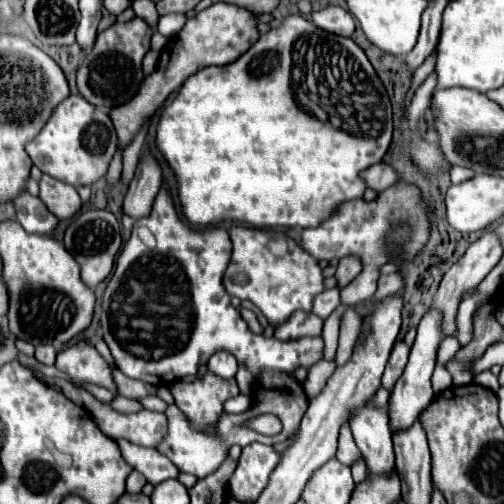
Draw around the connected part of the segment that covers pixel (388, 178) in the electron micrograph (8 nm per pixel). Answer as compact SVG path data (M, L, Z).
M380 162L380 164L374 164L372 168L368 168L366 172L362 172L362 178L366 180L368 188L374 188L376 192L382 192L382 190L396 184L398 172L390 164Z

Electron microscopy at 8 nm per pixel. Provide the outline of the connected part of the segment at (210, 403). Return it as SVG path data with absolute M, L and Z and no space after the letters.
M206 372L204 376L184 382L178 380L170 384L170 394L174 396L176 406L190 418L196 428L206 428L218 420L222 414L222 404L238 396L238 384L234 378L224 380L214 372Z

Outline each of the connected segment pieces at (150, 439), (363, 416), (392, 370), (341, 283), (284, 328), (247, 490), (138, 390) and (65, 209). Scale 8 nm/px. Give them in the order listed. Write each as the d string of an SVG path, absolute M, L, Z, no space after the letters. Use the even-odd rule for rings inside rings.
M68 384L66 396L78 406L84 406L94 418L98 428L112 440L126 438L140 446L156 448L166 438L166 416L152 410L142 410L138 414L120 414L110 408L110 404L96 400L86 390Z
M360 408L358 412L354 412L350 428L368 470L376 476L390 476L396 470L396 464L386 408Z
M396 342L394 344L390 360L386 364L386 372L382 376L382 386L386 390L392 390L394 384L396 384L396 380L402 376L404 368L406 368L406 362L408 362L408 352L410 352L410 348L404 342Z
M342 258L338 268L336 268L336 282L338 282L338 288L344 288L350 280L354 280L358 276L358 272L362 270L362 264L358 258Z
M294 312L288 320L274 326L274 336L278 340L296 340L296 338L304 338L304 336L320 336L322 324L324 324L324 320L320 320L312 312Z
M254 442L242 448L242 456L230 478L232 496L240 502L244 500L254 502L258 494L266 488L268 476L276 468L278 460L280 460L280 454L274 452L272 446Z
M114 370L114 378L116 378L116 384L118 384L120 396L126 396L126 398L132 398L132 400L140 400L144 396L154 396L158 392L158 386L152 386L144 380L128 378L126 374L122 374L118 370Z
M46 174L40 180L40 200L52 214L62 214L58 220L72 218L82 208L82 200L74 186L66 186Z

